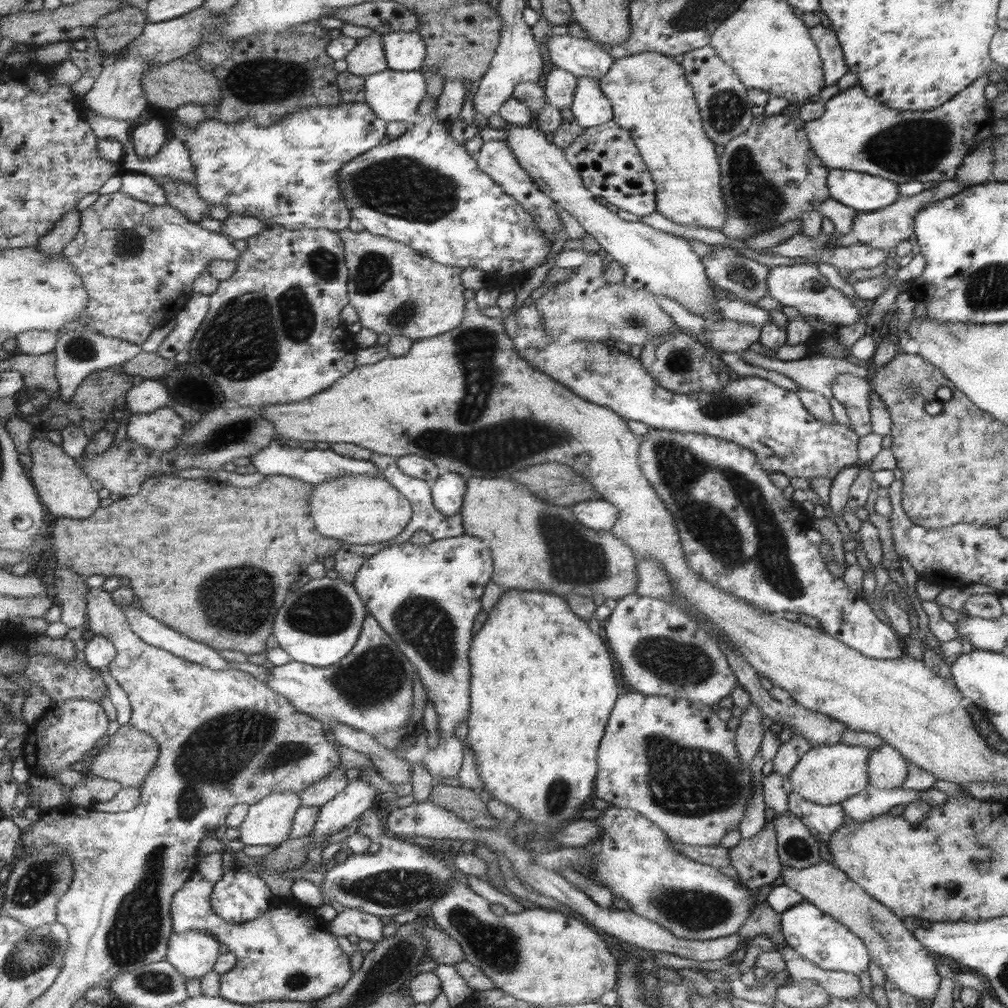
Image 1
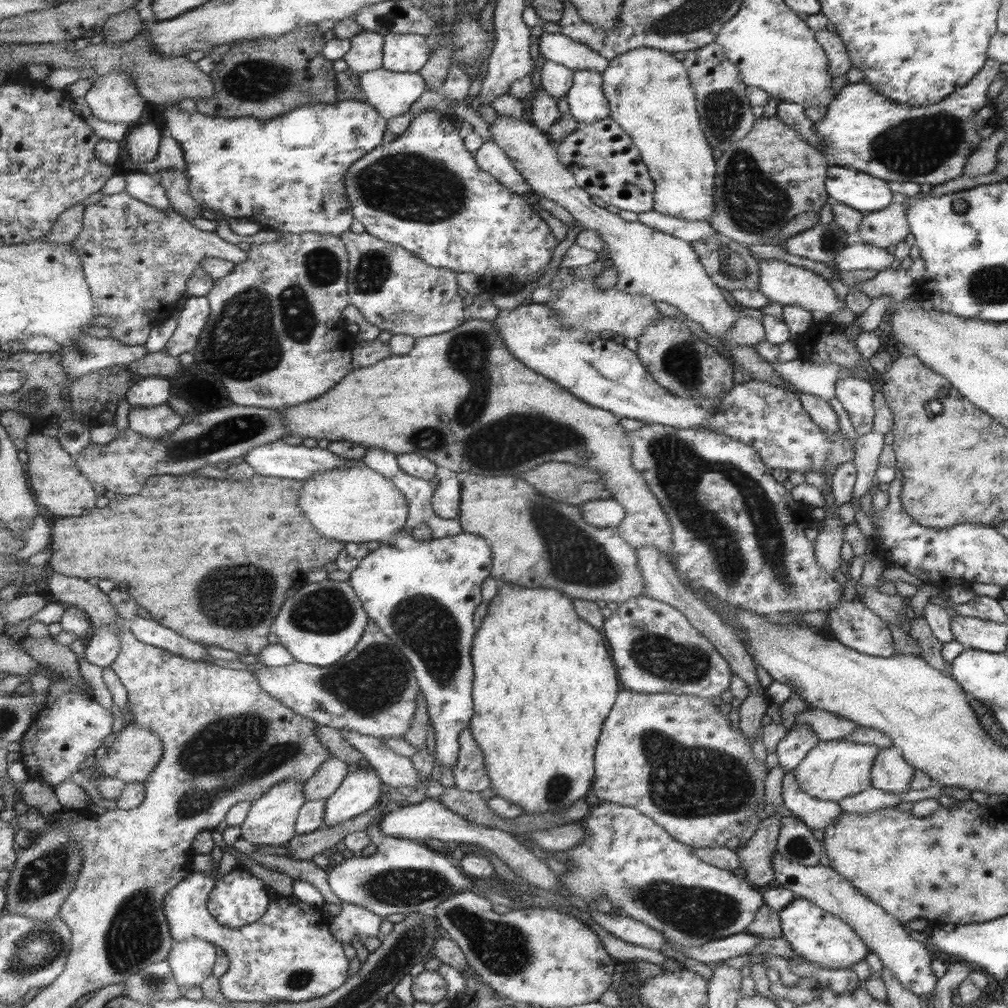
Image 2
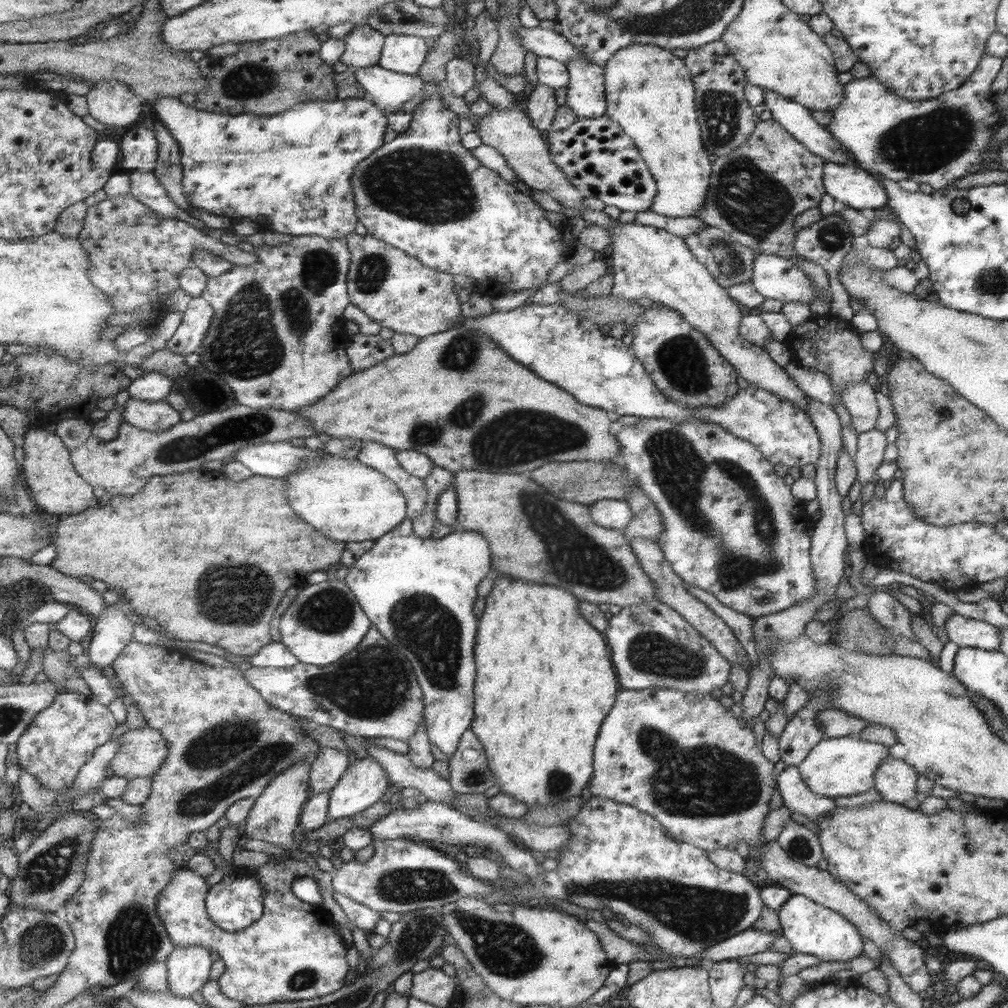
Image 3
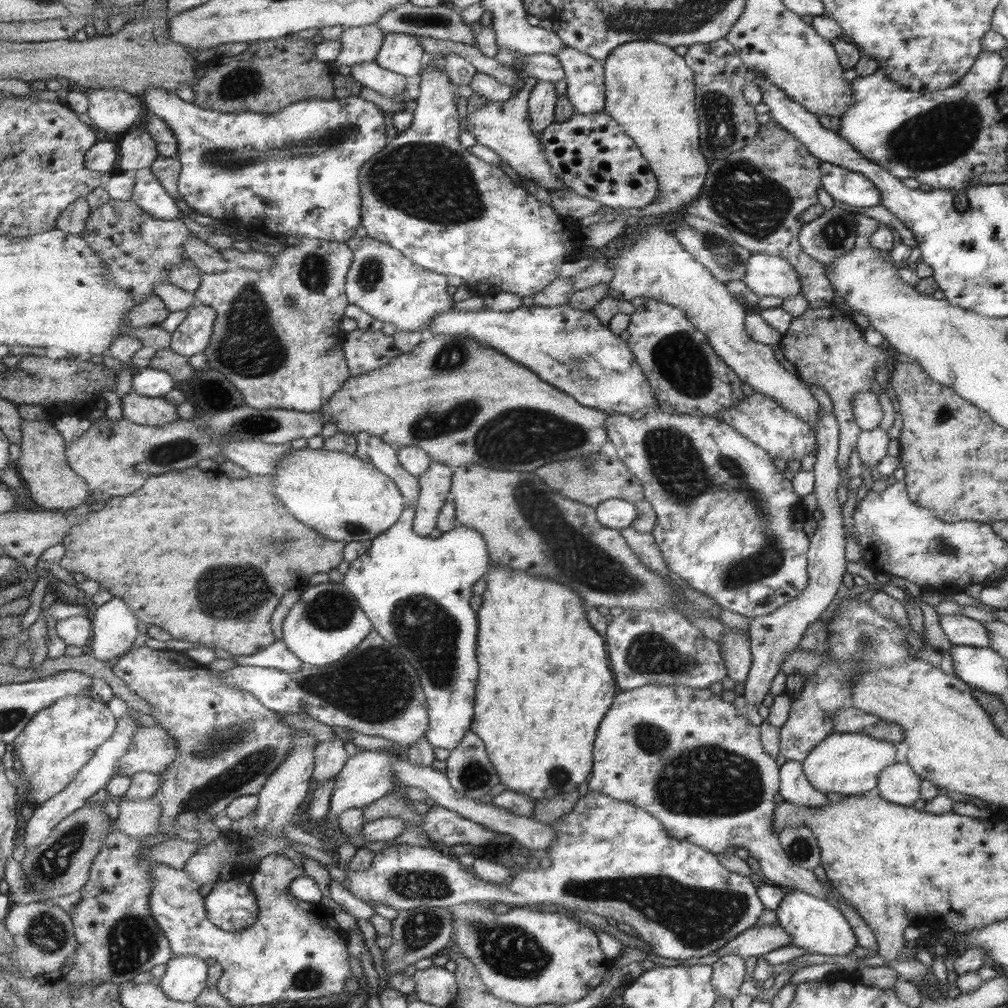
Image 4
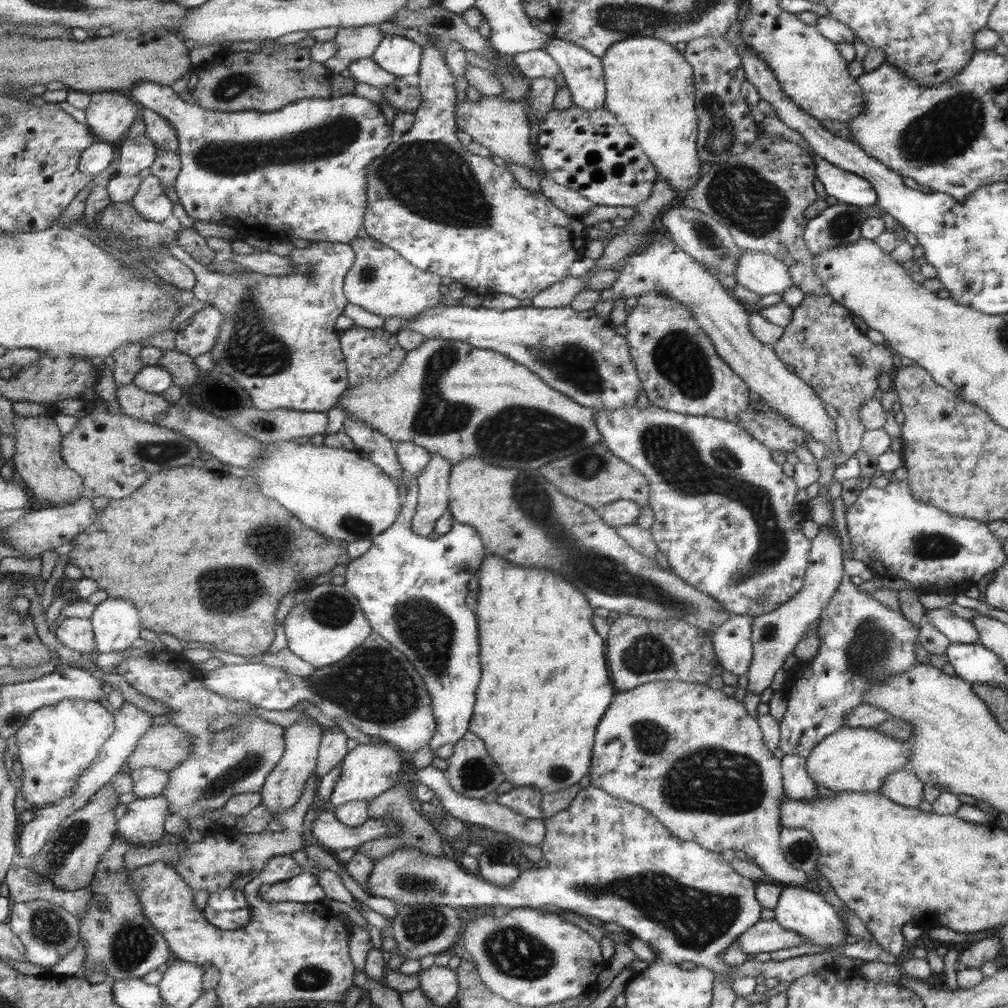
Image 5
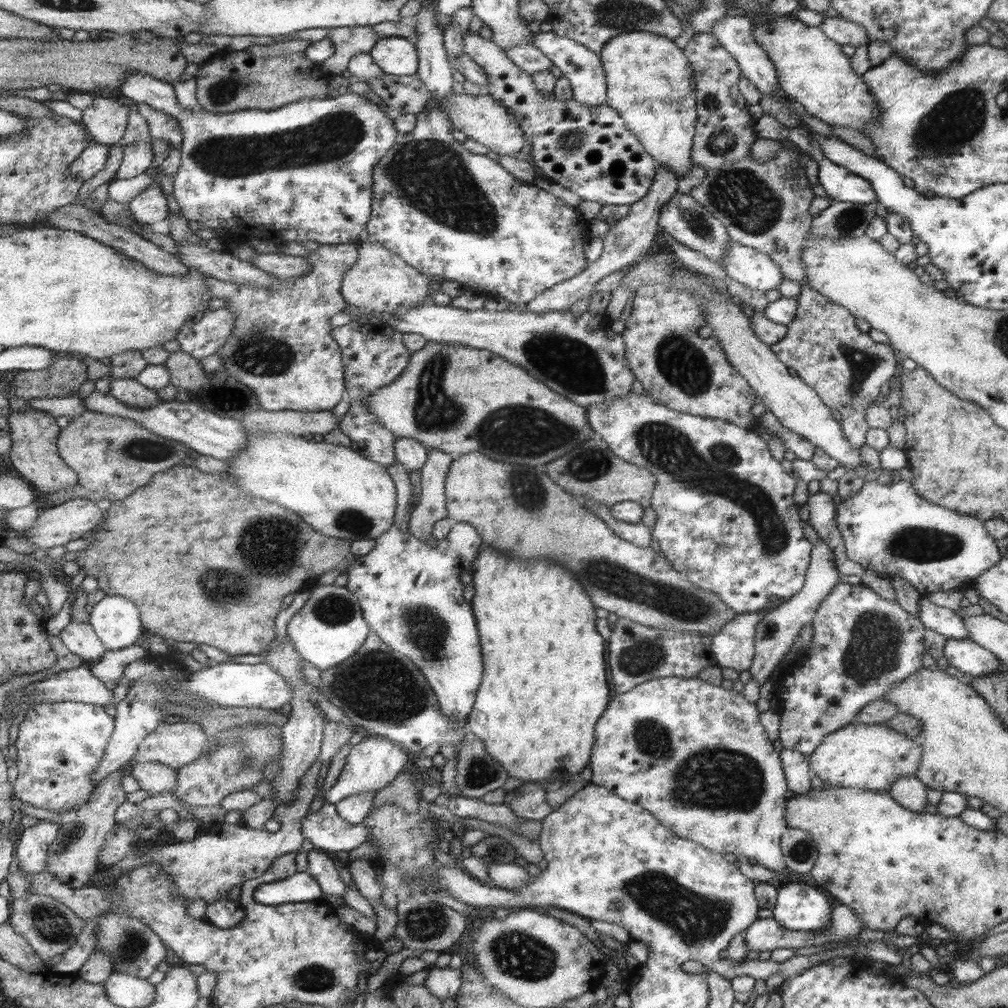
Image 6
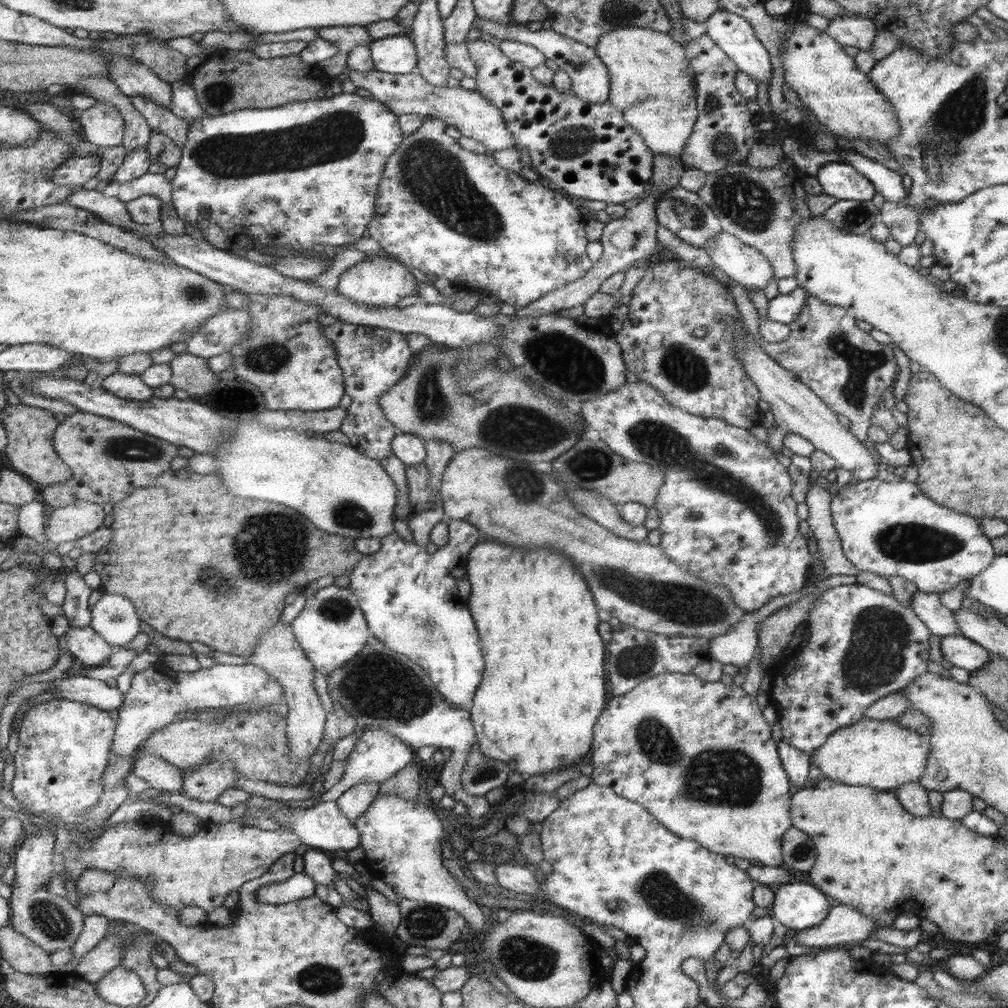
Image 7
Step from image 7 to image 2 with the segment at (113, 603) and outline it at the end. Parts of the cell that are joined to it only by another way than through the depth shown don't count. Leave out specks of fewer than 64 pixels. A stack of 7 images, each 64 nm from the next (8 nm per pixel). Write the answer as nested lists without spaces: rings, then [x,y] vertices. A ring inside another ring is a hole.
[[[107,626],[95,630],[95,636],[91,638],[91,644],[87,646],[85,658],[89,664],[99,668],[111,668],[115,660],[121,654],[121,638],[117,634],[117,628]]]

